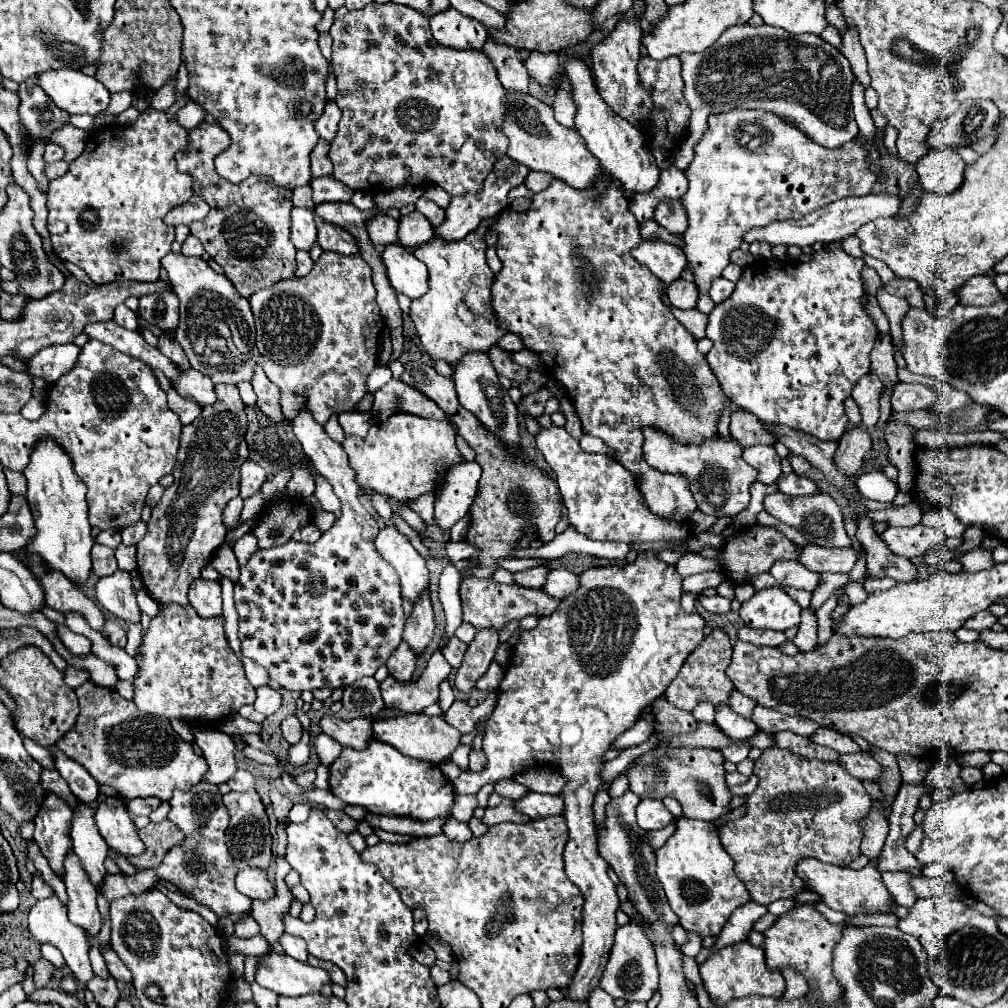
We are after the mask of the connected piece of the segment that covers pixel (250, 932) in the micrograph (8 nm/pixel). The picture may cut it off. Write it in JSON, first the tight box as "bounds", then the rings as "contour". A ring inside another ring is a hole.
{"bounds":[234,917,260,939],"contour":[[[246,917],[246,919],[238,921],[236,927],[234,927],[234,935],[236,935],[236,937],[242,937],[242,939],[254,937],[254,935],[258,935],[258,933],[260,933],[260,931],[258,931],[258,925],[254,923],[252,917]]]}

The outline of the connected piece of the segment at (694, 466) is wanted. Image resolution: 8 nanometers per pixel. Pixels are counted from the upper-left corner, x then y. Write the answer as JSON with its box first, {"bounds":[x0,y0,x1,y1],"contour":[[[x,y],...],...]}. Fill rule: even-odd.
{"bounds":[644,427,756,517],"contour":[[[644,427],[644,459],[650,467],[656,467],[664,473],[680,473],[688,477],[690,491],[698,503],[698,509],[712,517],[722,515],[738,515],[750,503],[750,485],[756,481],[756,471],[752,465],[744,463],[742,453],[744,447],[730,439],[724,439],[716,433],[712,439],[704,439],[700,445],[678,443],[670,439],[668,433],[660,431],[658,427]]]}

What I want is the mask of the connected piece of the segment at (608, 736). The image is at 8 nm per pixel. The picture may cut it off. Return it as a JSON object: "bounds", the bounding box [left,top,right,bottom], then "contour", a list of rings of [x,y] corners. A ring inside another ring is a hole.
{"bounds":[452,551,704,999],"contour":[[[652,551],[640,553],[640,557],[626,567],[604,565],[582,571],[578,575],[578,589],[560,601],[552,615],[542,617],[534,629],[522,631],[512,649],[512,661],[498,687],[498,705],[486,721],[482,751],[488,759],[488,765],[482,773],[466,771],[452,781],[458,795],[470,795],[478,793],[486,783],[510,779],[530,767],[558,769],[558,773],[566,779],[562,789],[564,817],[568,825],[564,863],[568,879],[580,887],[586,899],[582,921],[584,945],[578,971],[566,993],[570,999],[588,999],[588,993],[600,985],[600,975],[608,961],[608,951],[616,933],[614,913],[620,905],[616,885],[606,873],[608,863],[600,859],[596,847],[596,825],[592,815],[594,797],[604,787],[604,753],[612,747],[616,737],[636,723],[636,719],[654,703],[656,697],[664,695],[686,657],[704,639],[704,619],[682,609],[680,585],[682,577],[678,577],[676,567],[660,563]]]}

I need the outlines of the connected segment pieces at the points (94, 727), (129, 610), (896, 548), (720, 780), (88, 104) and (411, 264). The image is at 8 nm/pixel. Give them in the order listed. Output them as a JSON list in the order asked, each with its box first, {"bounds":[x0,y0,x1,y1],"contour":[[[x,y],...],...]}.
[{"bounds":[58,681,208,801],"contour":[[[92,681],[80,685],[76,695],[80,701],[78,721],[58,741],[58,747],[86,767],[98,783],[114,787],[124,799],[158,797],[168,801],[174,789],[190,791],[204,779],[208,771],[204,757],[194,753],[192,743],[182,741],[168,719],[142,713],[132,701]]]},{"bounds":[96,571,140,623],"contour":[[[116,571],[102,577],[96,583],[96,599],[116,617],[126,623],[140,621],[140,609],[136,605],[136,591],[132,585],[132,575],[128,571]]]},{"bounds":[882,525,944,559],"contour":[[[914,525],[914,527],[888,527],[882,533],[882,539],[888,543],[892,553],[906,559],[914,559],[922,557],[936,543],[944,541],[944,535],[938,529]]]},{"bounds":[628,749,732,821],"contour":[[[672,749],[666,759],[662,759],[656,767],[648,765],[636,765],[632,771],[628,771],[630,779],[630,791],[638,797],[676,797],[682,805],[684,817],[690,819],[704,819],[704,821],[716,821],[728,815],[732,793],[724,779],[724,757],[720,751],[714,749]]]},{"bounds":[36,69,110,115],"contour":[[[80,69],[46,71],[36,77],[36,83],[48,97],[70,115],[98,115],[110,103],[108,89]]]},{"bounds":[382,245,428,299],"contour":[[[386,245],[382,253],[386,265],[386,275],[390,285],[398,291],[416,299],[428,291],[428,271],[422,261],[418,261],[410,251],[398,249],[398,245]]]}]

